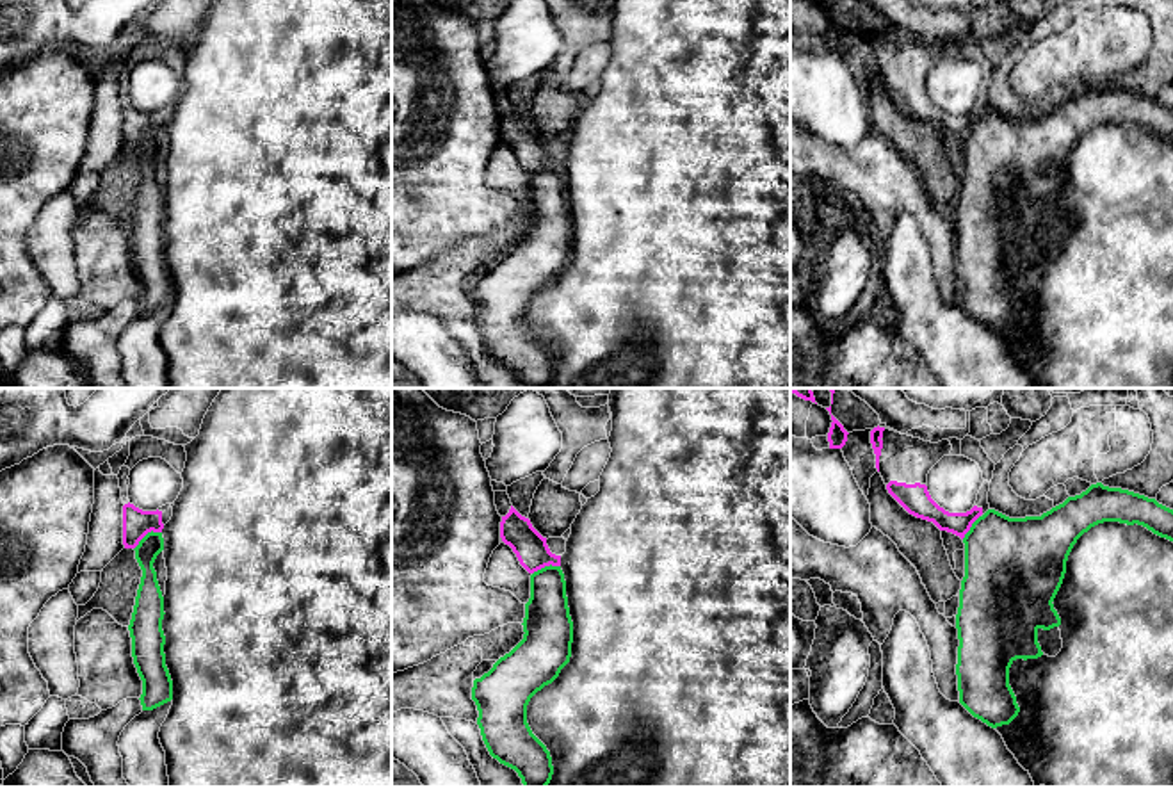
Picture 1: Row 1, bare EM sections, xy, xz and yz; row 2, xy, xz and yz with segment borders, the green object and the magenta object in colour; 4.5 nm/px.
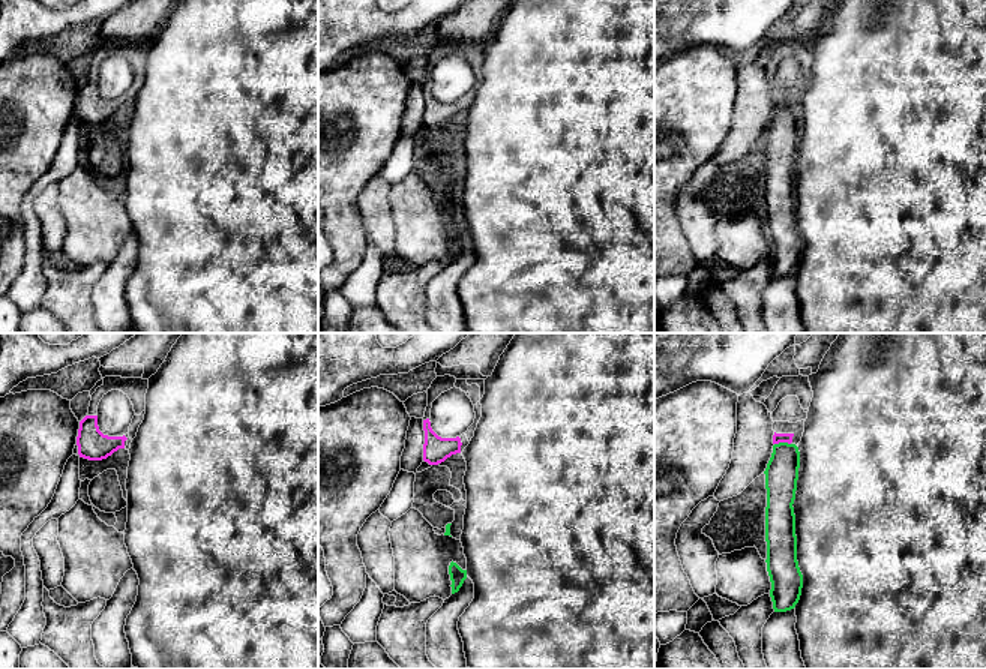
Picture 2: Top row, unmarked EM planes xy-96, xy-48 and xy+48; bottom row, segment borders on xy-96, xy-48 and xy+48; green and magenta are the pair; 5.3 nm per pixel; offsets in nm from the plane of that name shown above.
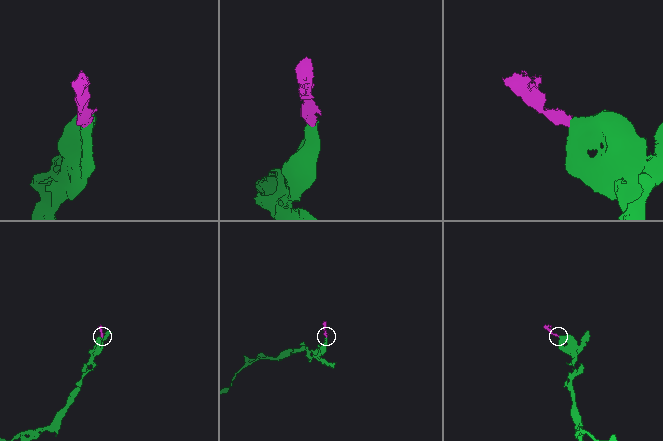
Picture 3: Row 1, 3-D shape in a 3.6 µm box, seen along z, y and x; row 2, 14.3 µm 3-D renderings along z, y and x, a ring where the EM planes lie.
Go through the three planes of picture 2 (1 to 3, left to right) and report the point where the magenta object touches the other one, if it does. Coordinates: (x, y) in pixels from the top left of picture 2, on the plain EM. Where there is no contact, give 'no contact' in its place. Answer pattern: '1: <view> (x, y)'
1: no contact
2: no contact
3: xy+48 (782, 107)

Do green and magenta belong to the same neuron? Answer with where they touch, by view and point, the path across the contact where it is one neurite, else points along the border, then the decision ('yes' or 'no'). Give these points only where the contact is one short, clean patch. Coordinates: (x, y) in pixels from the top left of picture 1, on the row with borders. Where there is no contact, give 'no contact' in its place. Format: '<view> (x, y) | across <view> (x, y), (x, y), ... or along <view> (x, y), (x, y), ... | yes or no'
xy (146, 535) | along xy (161, 531), (150, 531), (134, 549) | no

